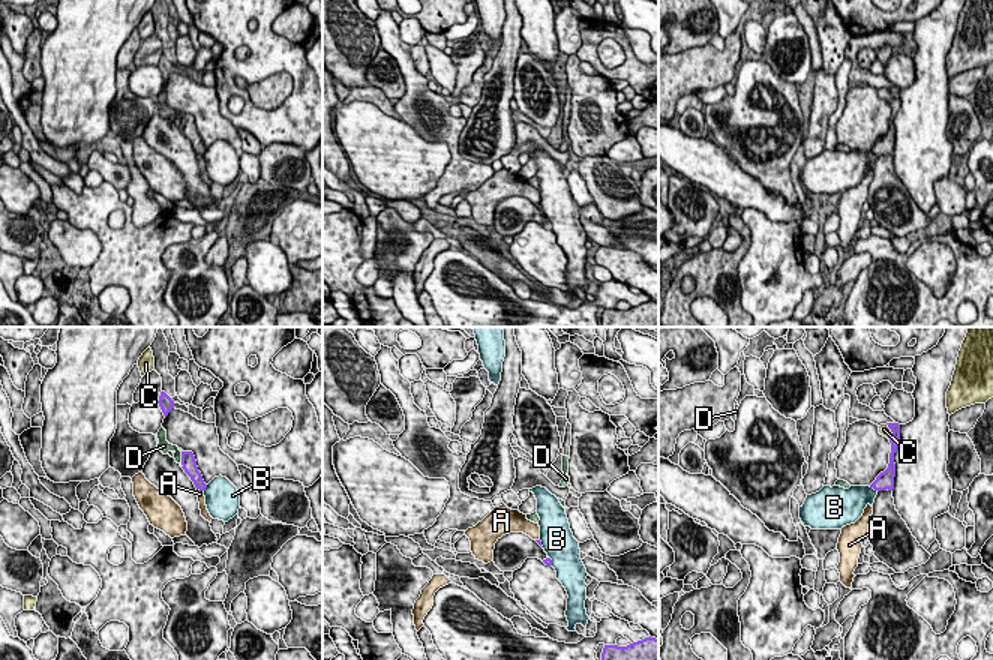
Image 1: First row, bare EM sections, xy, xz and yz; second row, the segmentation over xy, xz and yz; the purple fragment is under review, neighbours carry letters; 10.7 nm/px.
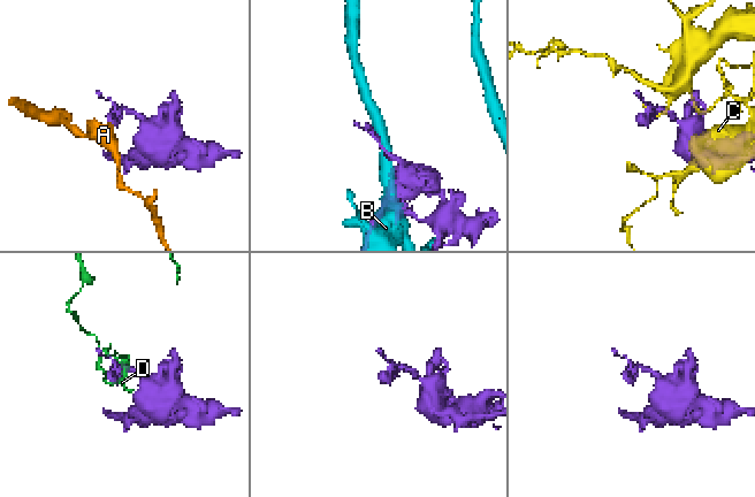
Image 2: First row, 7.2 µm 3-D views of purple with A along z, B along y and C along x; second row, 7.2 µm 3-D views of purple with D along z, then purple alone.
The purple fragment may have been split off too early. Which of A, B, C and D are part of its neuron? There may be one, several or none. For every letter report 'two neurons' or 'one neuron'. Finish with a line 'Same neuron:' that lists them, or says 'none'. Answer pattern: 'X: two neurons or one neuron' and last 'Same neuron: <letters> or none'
A: two neurons
B: two neurons
C: two neurons
D: two neurons
Same neuron: none

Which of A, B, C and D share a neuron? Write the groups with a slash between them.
A / B / C / D

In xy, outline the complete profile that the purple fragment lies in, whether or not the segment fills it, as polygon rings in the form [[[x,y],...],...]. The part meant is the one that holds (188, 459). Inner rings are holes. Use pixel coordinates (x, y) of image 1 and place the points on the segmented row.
[[[182,452],[182,468],[190,477],[195,488],[200,490],[206,490],[207,484],[202,480],[201,472],[198,471],[196,460],[192,452]]]

